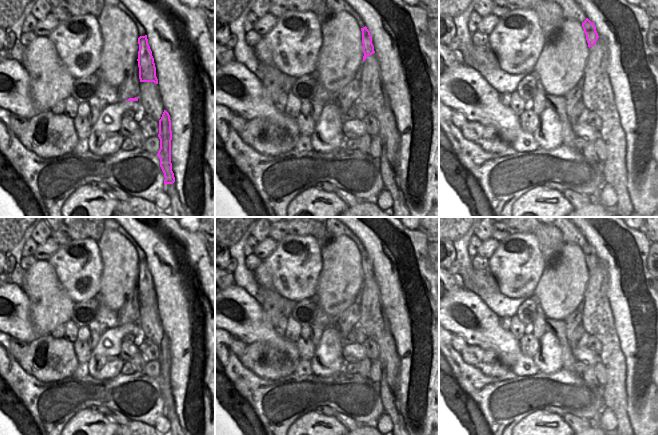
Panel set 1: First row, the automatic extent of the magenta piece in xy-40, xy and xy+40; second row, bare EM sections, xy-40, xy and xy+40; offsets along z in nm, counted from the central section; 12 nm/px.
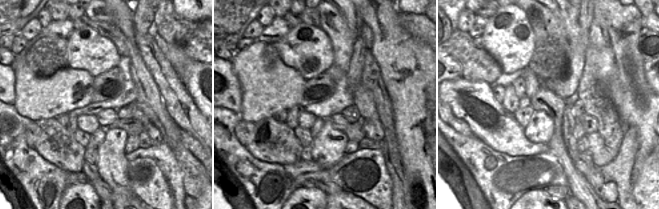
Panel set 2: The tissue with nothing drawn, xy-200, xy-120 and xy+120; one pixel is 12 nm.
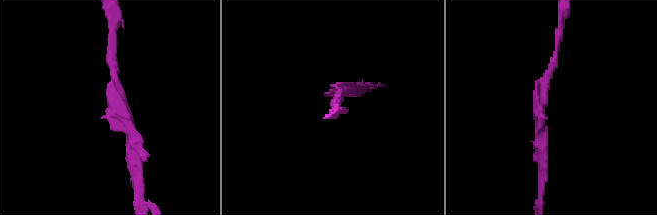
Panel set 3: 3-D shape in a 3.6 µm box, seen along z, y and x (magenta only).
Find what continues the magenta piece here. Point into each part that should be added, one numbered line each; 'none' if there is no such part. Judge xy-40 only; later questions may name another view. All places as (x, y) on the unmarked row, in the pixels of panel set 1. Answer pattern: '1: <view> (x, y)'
none

